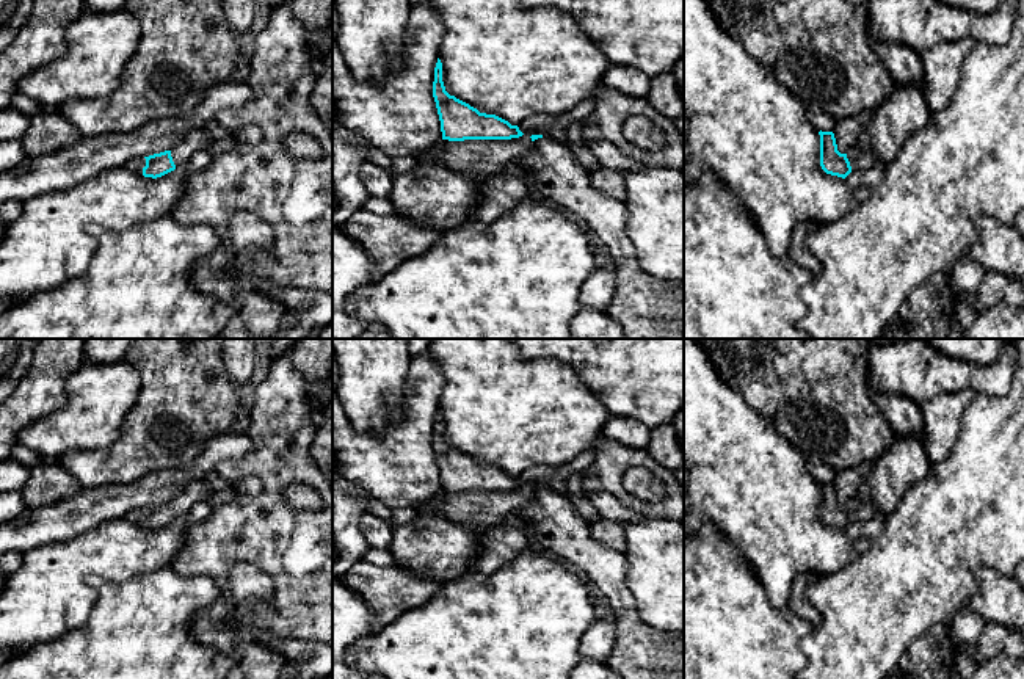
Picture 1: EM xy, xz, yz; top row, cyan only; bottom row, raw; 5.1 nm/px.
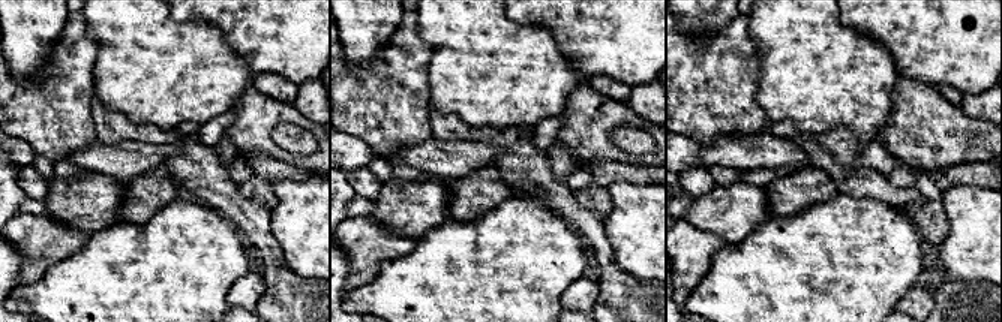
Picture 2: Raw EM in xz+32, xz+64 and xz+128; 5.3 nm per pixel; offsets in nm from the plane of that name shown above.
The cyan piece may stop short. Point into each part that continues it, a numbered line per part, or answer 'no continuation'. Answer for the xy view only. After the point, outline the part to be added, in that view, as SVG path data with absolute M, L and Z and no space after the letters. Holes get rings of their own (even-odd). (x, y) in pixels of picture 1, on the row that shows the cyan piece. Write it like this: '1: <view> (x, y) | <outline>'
1: xy (195, 140) | M202 129L188 132L171 151L176 168L190 162L191 155L199 149L210 147L215 138Z

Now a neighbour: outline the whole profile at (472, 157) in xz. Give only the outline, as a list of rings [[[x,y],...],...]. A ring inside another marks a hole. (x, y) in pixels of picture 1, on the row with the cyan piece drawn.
[[[530,136],[511,140],[441,140],[416,154],[417,160],[438,160],[445,168],[466,176],[494,176],[517,163],[533,151]]]

